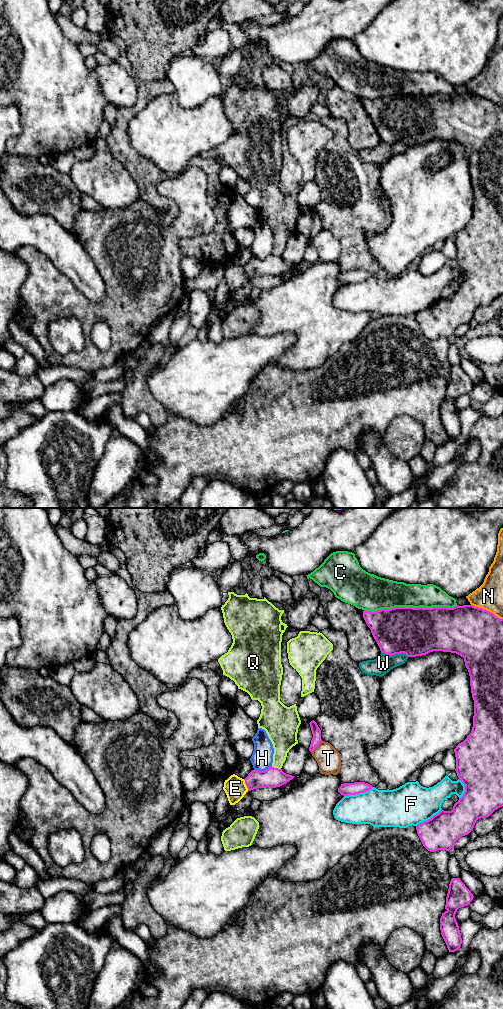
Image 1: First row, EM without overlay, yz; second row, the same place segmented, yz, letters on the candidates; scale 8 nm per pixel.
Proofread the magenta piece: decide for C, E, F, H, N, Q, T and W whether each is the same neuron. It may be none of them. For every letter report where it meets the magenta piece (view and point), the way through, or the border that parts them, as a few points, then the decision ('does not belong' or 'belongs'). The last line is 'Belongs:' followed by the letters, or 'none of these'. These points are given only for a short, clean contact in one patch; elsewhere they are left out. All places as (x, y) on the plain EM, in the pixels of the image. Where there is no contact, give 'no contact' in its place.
C: meets magenta in yz at (410, 95); does not belong
E: meets magenta in yz at (246, 273); border along yz (243, 267), (248, 278); does not belong
F: meets magenta in yz at (358, 281); does not belong
H: meets magenta in yz at (262, 259); border along yz (271, 253), (264, 258), (254, 258); does not belong
N: meets magenta in yz at (486, 98); does not belong
Q: meets magenta in yz at (276, 256); does not belong
T: meets magenta in yz at (317, 233); does not belong
W: meets magenta in yz at (395, 141); does not belong
Belongs: none of these

